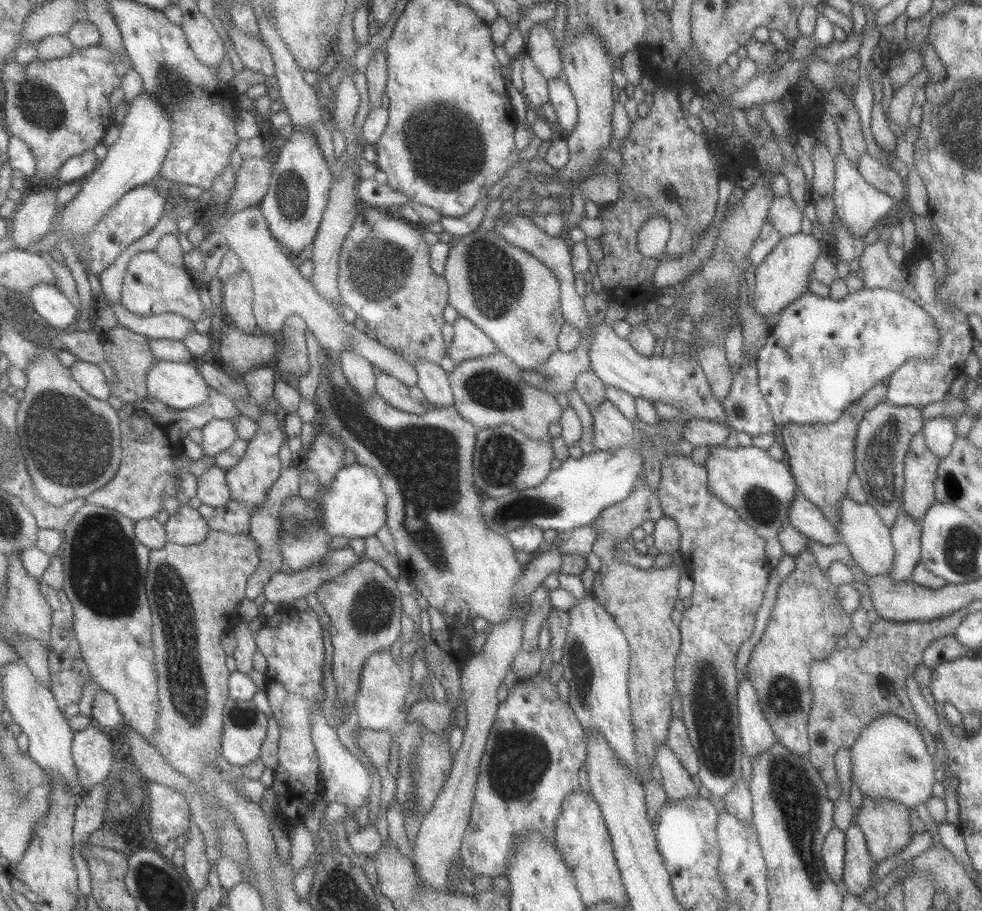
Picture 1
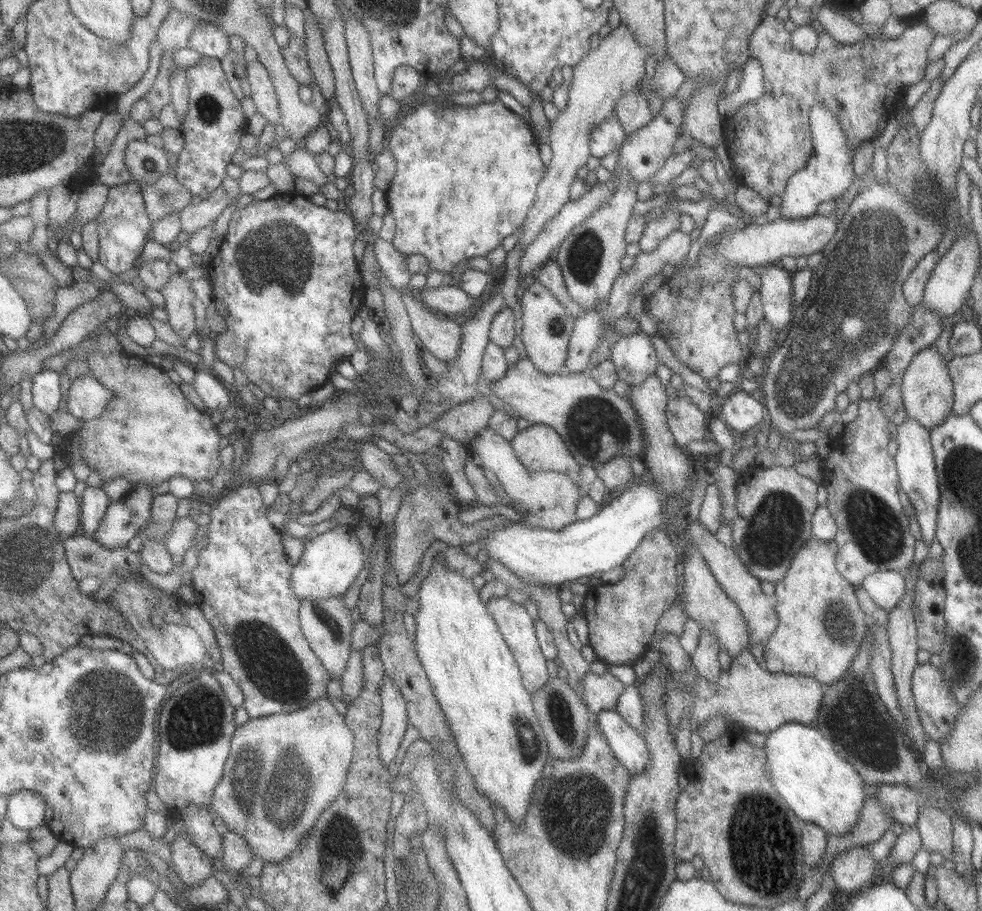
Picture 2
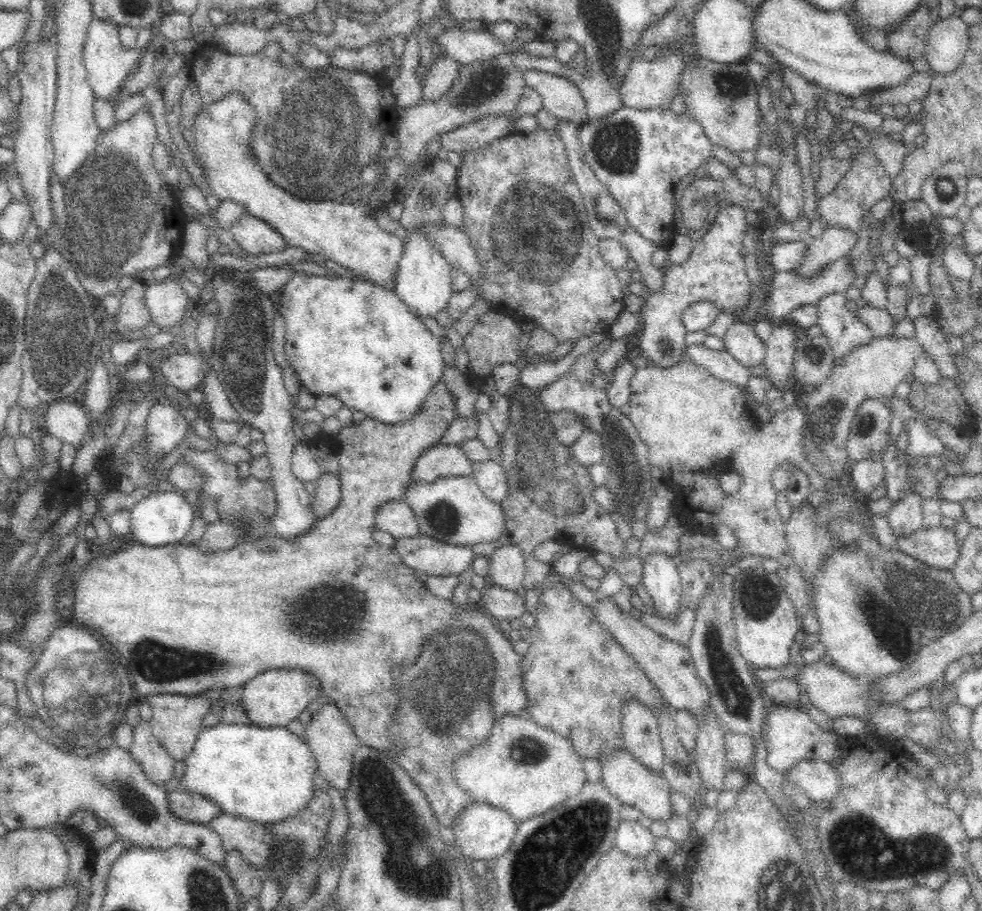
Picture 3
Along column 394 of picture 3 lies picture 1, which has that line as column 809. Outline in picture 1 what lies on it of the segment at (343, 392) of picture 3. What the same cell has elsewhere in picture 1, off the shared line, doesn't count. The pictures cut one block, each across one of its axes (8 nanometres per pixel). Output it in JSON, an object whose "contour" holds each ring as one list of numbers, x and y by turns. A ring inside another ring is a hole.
{"contour":[[862,288,849,293,843,299,839,300,833,300,829,297,819,298,818,295,806,291,795,300,792,300,787,306,783,307,783,310,780,310,778,313,777,318,774,326,766,336,764,345,758,348,753,363,757,369,759,393,762,395,763,401,767,404,772,422,775,426,780,427,785,424,813,425,834,422,843,413,843,410,847,409,847,406,850,406,855,400,866,394,867,390,871,389,871,386,885,381,892,372,895,372,899,366,910,358,913,360,926,360,926,358,930,358,930,356,936,353,936,344,938,344,938,330,932,318,927,316,926,312,920,306,917,306,911,299,905,298,902,294,881,288]]}

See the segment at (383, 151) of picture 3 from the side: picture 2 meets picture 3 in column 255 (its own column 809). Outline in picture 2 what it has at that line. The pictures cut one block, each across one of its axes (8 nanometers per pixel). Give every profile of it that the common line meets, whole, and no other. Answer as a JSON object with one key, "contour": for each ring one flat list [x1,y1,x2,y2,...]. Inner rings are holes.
{"contour":[[815,103,809,107,807,119,811,134,811,155,805,166,787,179,784,192,780,195,781,205,778,209,779,216,783,219,797,219,816,214,815,210,820,202,840,199,855,178,851,165,853,150,843,137,843,131,833,112,821,103]]}

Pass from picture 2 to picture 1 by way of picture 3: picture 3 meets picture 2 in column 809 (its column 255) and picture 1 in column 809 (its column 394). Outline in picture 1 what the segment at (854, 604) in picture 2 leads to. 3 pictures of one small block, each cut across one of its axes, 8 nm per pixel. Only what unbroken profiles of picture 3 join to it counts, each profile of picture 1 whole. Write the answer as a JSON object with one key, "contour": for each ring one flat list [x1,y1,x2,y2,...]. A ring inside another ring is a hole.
{"contour":[[881,381,879,384,871,386,866,394,847,406,847,409,843,410,843,413,834,422,813,425,785,424,780,427,778,432,786,455,784,463,787,464,800,494,821,511,823,518,833,526,835,534,838,534,837,526,839,526,838,502,841,497,845,496,848,478,854,474,855,429,867,410,884,401,886,391,887,382],[809,551,795,558,794,564,793,570,777,585,770,619,767,620,759,640,751,648,744,670,747,680,757,694,763,718,766,718,778,743,791,754,806,757,809,755,806,724,811,704,807,668,813,660,822,661,831,654,832,650,838,648,835,645,834,636,835,634,844,636,845,632,850,629,850,615,840,608,834,593,836,585,829,583,825,577,826,573,819,571]]}

